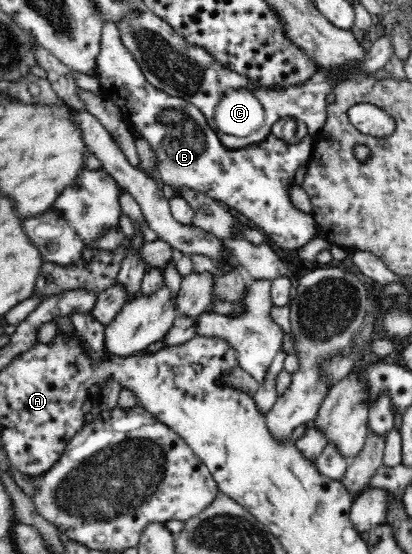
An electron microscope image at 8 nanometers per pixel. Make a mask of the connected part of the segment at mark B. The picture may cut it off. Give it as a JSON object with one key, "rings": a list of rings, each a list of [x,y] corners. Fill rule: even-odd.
{"rings":[[[115,22],[102,23],[99,43],[95,58],[96,76],[101,85],[99,94],[118,106],[123,121],[136,138],[147,141],[157,154],[156,166],[149,171],[142,170],[148,178],[157,180],[161,189],[171,187],[178,197],[183,196],[183,190],[197,190],[213,198],[262,228],[281,249],[299,250],[317,236],[315,220],[309,213],[295,208],[289,197],[296,173],[305,164],[307,167],[313,156],[313,145],[317,145],[313,135],[306,135],[299,144],[289,144],[270,131],[261,142],[237,150],[225,148],[215,124],[212,120],[207,124],[205,115],[192,102],[171,96],[147,82],[135,57],[121,43]]]}

